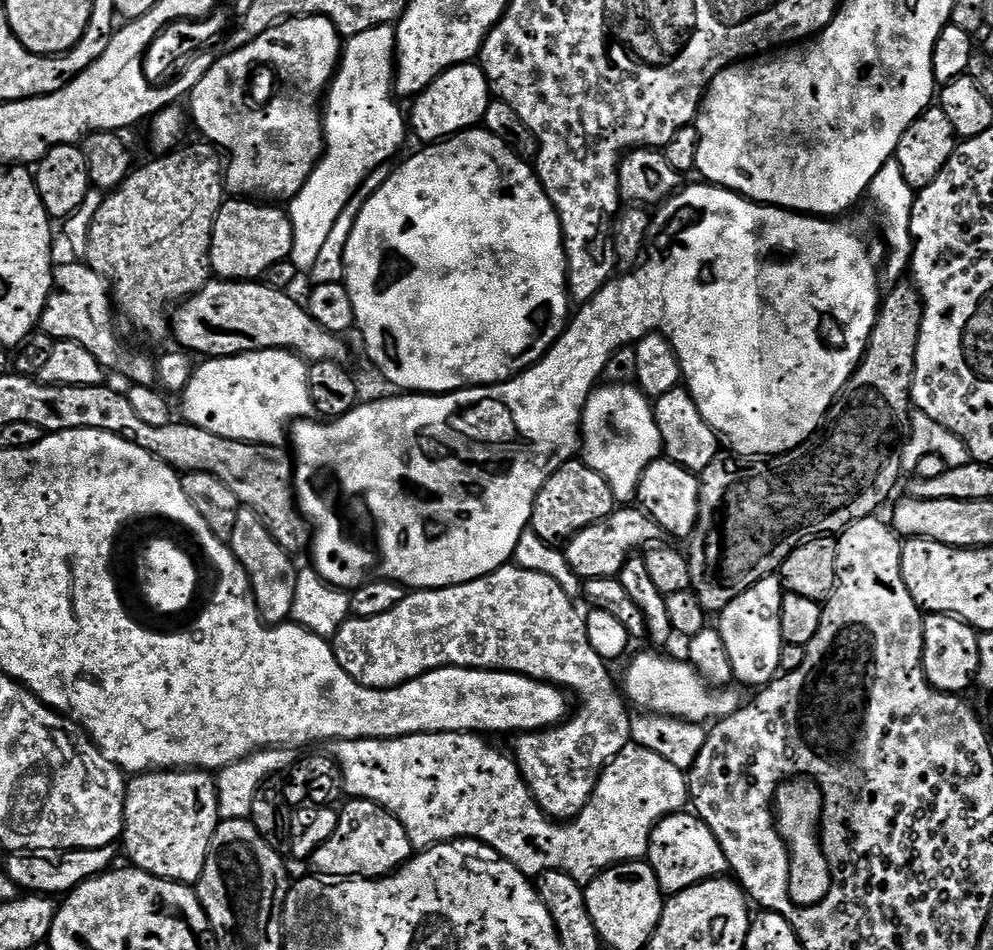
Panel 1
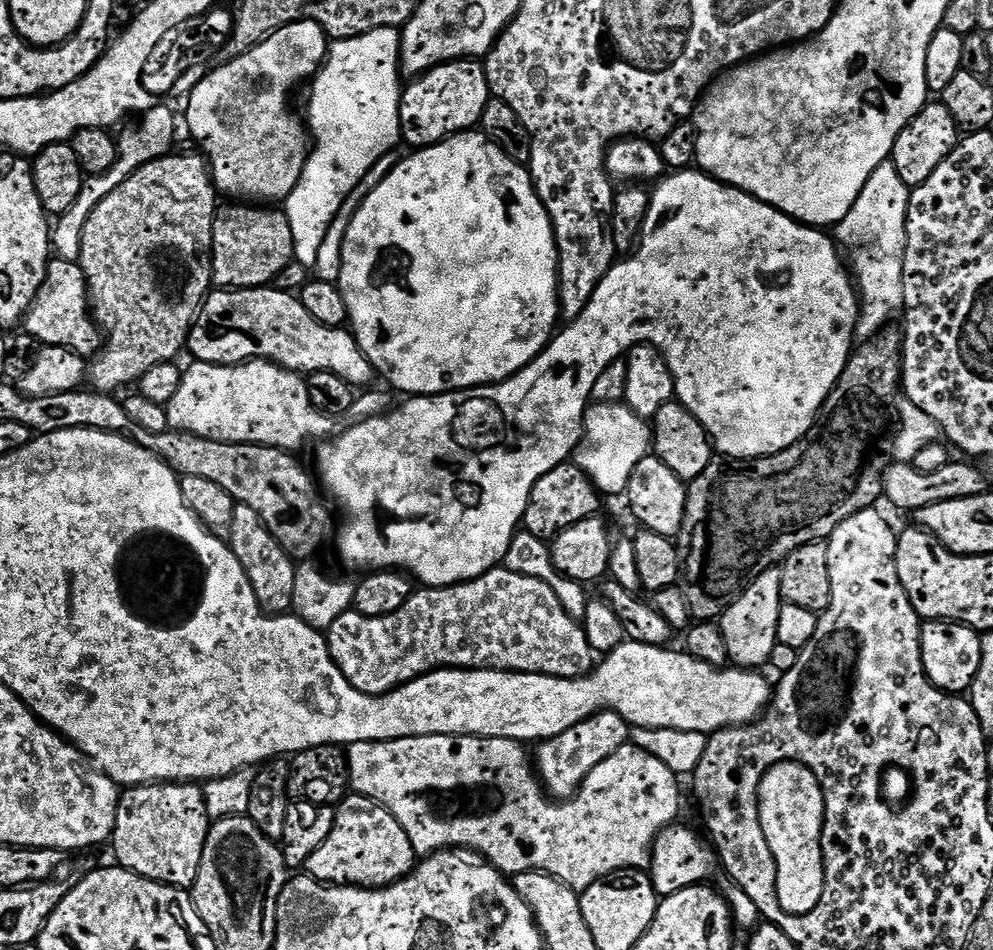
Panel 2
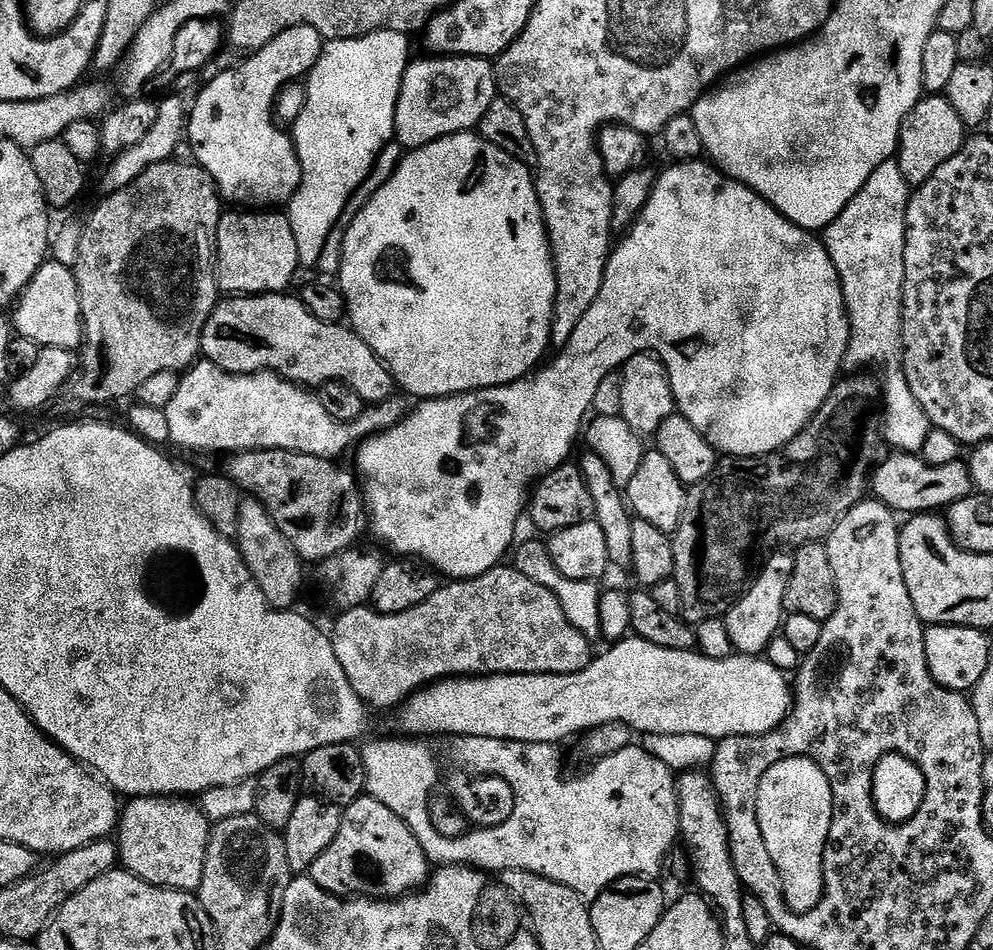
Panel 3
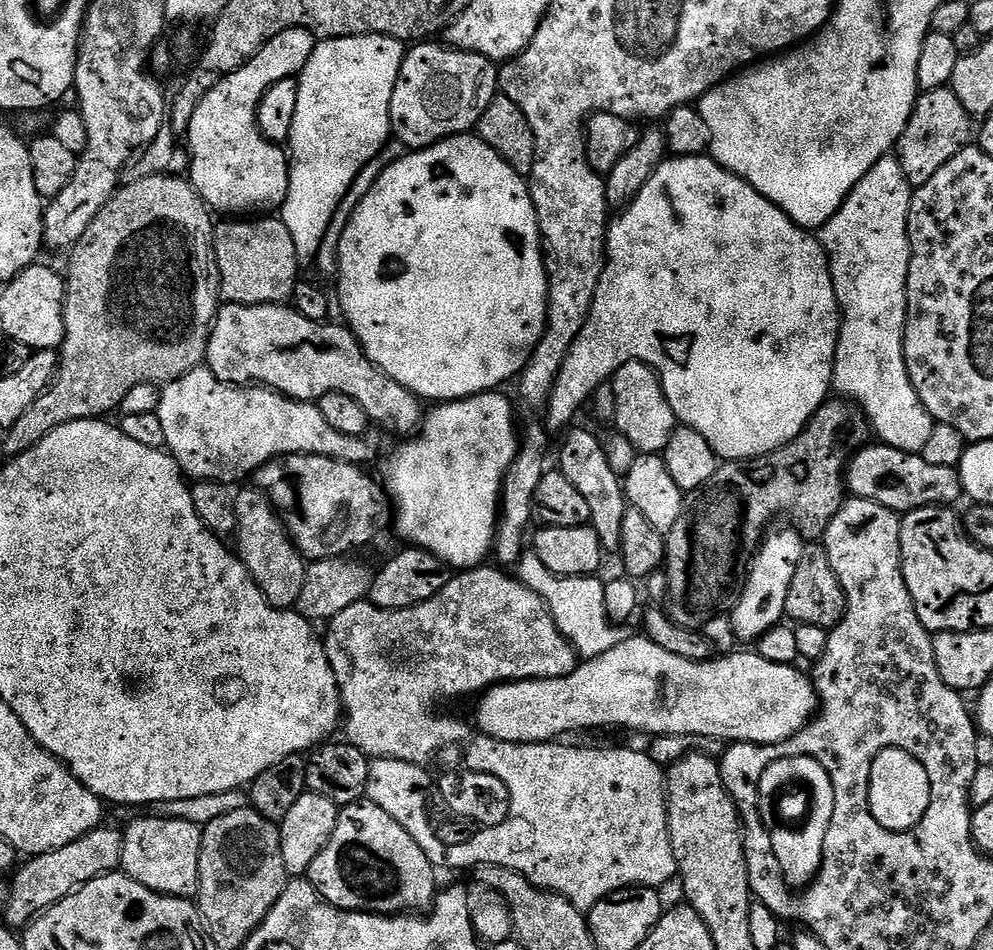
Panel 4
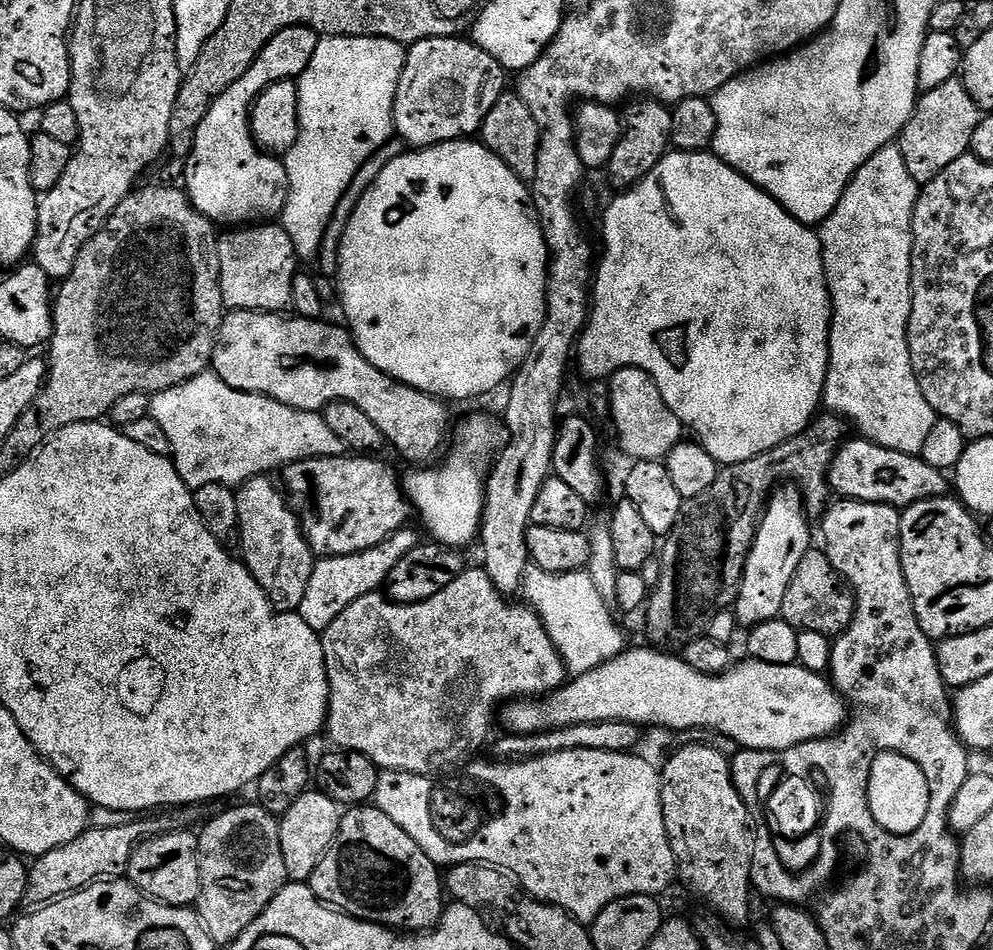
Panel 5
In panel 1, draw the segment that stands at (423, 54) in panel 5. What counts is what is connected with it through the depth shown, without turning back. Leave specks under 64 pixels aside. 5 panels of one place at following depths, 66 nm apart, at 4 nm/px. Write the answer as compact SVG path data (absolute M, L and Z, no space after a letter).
M479 63L455 64L438 78L434 78L428 89L411 101L411 135L413 132L418 139L424 140L420 142L425 145L447 140L449 136L456 136L460 132L468 131L469 128L477 127L483 121L489 103L488 79Z

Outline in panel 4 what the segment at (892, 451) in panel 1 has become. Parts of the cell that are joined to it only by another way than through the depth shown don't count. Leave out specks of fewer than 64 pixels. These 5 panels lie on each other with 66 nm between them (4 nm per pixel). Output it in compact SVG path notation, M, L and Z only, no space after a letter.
M829 398L812 415L809 424L786 446L754 460L730 460L721 463L710 482L687 493L682 514L678 514L678 522L674 522L674 530L666 533L666 611L672 621L683 628L700 630L718 614L727 613L731 609L742 591L742 581L747 577L752 557L756 555L771 520L776 520L779 516L789 516L792 519L789 520L791 527L805 541L819 541L846 499L848 462L869 440L868 417L860 409L860 405L847 398Z

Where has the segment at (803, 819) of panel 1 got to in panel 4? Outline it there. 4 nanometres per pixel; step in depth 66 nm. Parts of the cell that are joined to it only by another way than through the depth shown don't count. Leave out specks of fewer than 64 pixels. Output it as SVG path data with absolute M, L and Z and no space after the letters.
M790 757L771 763L762 772L759 779L759 798L761 803L767 804L774 798L778 790L790 786L792 782L807 784L813 795L812 820L804 832L777 832L776 840L771 842L773 861L785 884L793 890L802 890L816 879L824 860L825 838L829 833L830 819L834 814L834 786L830 781L830 774L812 757Z

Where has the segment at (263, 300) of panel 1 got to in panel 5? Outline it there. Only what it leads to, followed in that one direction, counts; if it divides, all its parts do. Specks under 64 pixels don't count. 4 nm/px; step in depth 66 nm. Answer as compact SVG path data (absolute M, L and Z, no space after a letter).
M229 311L221 320L220 330L216 334L216 344L212 348L211 371L234 390L256 392L260 396L269 396L286 406L294 406L307 412L320 412L335 400L354 402L358 410L370 414L370 422L378 426L385 441L389 445L393 444L406 459L420 460L416 462L435 461L436 451L445 447L450 436L449 405L439 396L431 396L429 392L411 388L392 376L379 372L358 351L356 341L347 327L340 325L339 328L336 324L324 323L323 319L305 320L295 314Z

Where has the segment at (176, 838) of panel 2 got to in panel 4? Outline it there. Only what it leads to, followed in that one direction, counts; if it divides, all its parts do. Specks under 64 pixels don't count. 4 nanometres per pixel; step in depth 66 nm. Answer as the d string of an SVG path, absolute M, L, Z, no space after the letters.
M150 814L136 816L123 829L124 845L120 868L125 876L161 896L192 898L200 891L200 851L204 833L201 825L170 818L154 818Z

